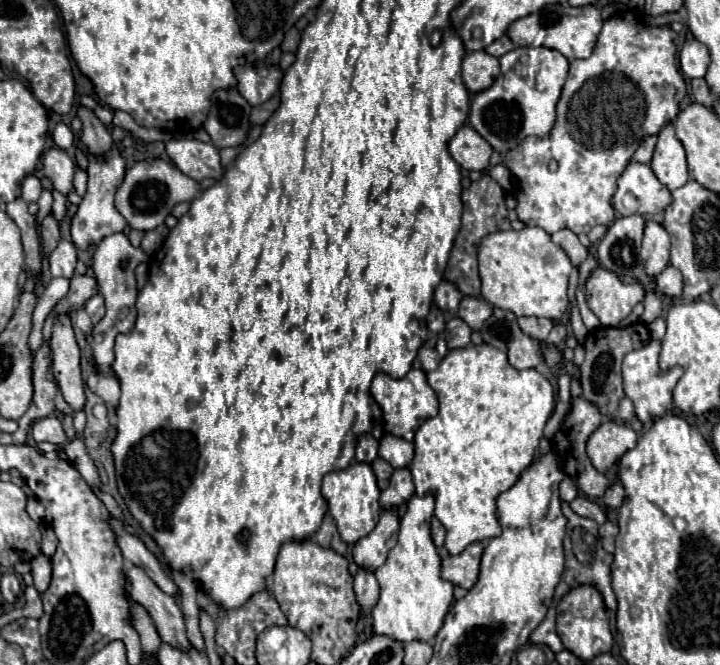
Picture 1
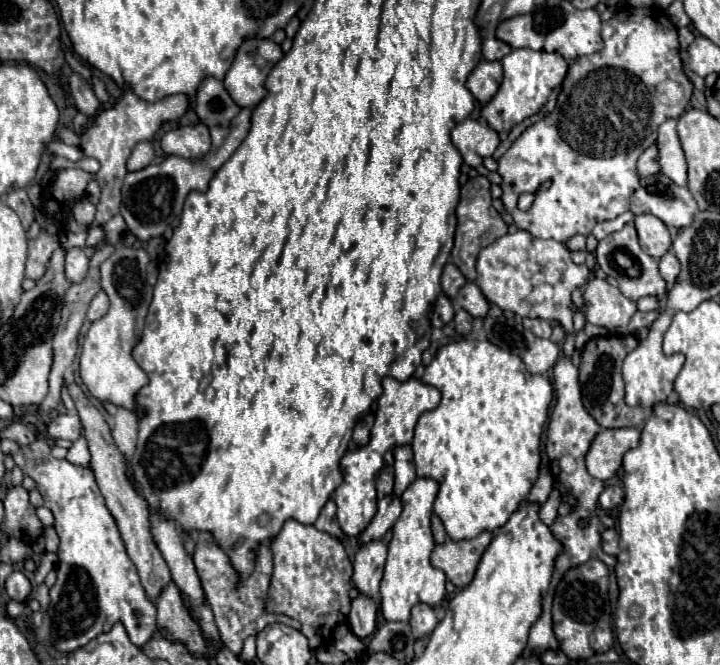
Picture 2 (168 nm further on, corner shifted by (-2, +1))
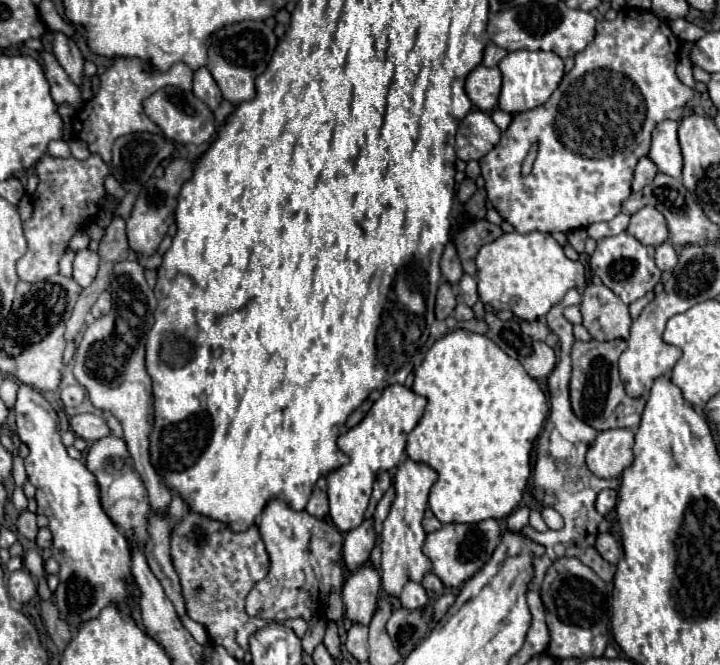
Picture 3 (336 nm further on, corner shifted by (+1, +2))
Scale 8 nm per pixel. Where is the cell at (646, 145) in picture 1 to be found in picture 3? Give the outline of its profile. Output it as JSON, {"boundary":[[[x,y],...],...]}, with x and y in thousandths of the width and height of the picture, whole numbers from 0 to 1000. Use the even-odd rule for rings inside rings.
{"boundary":[[[892,236],[892,239],[886,242],[886,248],[883,248],[883,257],[881,257],[878,287],[883,290],[883,287],[889,287],[892,281],[897,281],[900,275],[906,275],[908,266],[911,266],[911,260],[914,260],[911,248],[908,248],[900,236]]]}

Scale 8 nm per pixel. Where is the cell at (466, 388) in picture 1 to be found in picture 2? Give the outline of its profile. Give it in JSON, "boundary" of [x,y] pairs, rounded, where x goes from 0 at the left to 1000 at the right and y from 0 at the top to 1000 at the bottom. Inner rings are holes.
{"boundary":[[[643,508],[615,520],[590,553],[585,571],[613,589],[613,608],[582,629],[571,665],[579,716],[610,725],[610,743],[601,767],[613,779],[626,812],[660,809],[674,797],[688,800],[701,791],[707,776],[732,749],[746,719],[751,695],[749,668],[763,629],[768,580],[760,565],[735,562],[715,532],[665,508]]]}

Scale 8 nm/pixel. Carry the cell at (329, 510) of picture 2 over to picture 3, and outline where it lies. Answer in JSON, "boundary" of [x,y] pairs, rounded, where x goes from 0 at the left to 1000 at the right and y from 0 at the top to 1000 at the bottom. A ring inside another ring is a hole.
{"boundary":[[[444,717],[433,735],[433,744],[428,750],[425,768],[436,777],[450,780],[456,774],[456,744],[453,744],[453,720]]]}

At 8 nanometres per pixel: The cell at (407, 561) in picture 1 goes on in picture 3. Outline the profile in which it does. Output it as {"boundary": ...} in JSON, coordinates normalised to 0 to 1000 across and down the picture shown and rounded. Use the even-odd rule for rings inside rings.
{"boundary":[[[569,687],[556,696],[547,708],[547,753],[542,759],[542,771],[533,783],[531,798],[531,883],[539,895],[556,895],[556,886],[564,874],[586,874],[589,862],[597,859],[600,847],[586,832],[592,798],[586,795],[586,777],[594,759],[594,741],[608,711],[592,699],[572,693]]]}

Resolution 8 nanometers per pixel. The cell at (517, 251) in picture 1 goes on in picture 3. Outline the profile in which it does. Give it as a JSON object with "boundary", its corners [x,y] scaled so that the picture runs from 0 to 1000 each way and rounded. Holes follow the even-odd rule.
{"boundary":[[[719,347],[700,350],[664,377],[661,405],[667,453],[683,459],[686,468],[706,465],[728,483],[756,477],[772,456],[781,453],[789,435],[814,429],[811,398],[806,392],[792,392],[783,383],[781,368],[767,359],[767,353],[750,347],[728,353]]]}

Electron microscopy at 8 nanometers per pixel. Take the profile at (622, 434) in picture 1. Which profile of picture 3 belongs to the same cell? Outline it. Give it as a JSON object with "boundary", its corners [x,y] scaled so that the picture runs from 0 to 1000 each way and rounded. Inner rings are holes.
{"boundary":[[[844,645],[839,651],[831,651],[825,669],[819,669],[819,678],[814,684],[814,699],[828,717],[858,717],[881,693],[878,669],[881,651],[875,645]]]}

